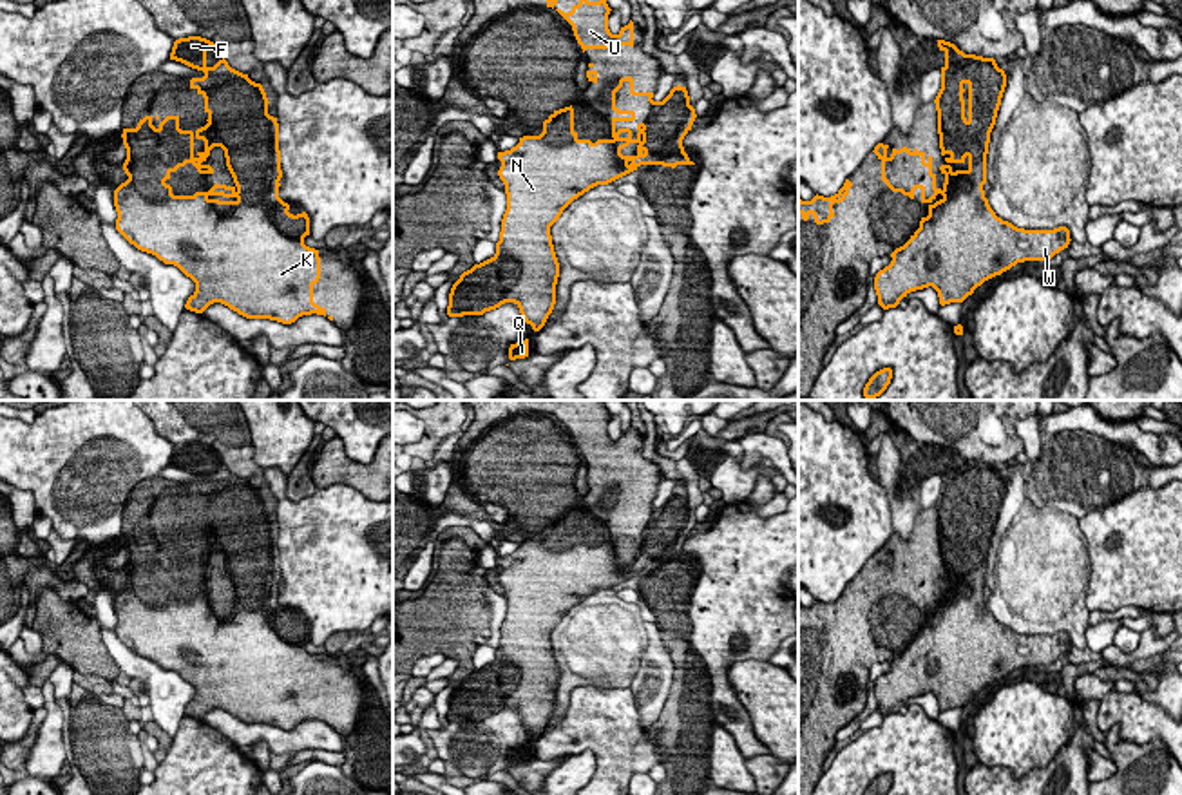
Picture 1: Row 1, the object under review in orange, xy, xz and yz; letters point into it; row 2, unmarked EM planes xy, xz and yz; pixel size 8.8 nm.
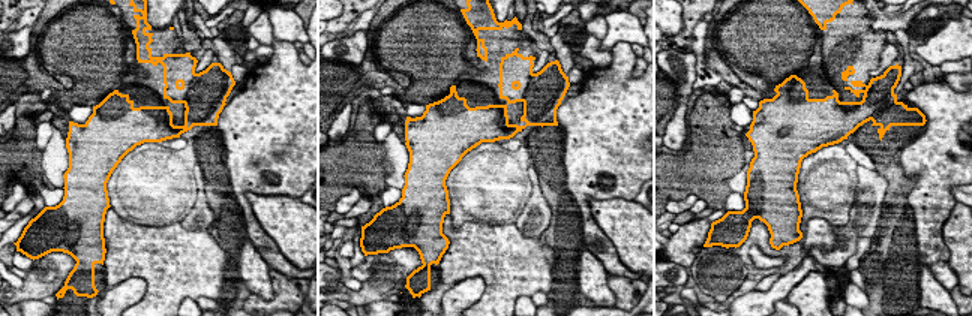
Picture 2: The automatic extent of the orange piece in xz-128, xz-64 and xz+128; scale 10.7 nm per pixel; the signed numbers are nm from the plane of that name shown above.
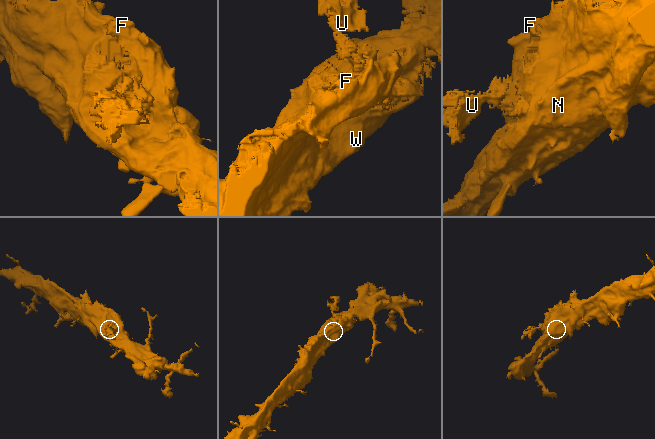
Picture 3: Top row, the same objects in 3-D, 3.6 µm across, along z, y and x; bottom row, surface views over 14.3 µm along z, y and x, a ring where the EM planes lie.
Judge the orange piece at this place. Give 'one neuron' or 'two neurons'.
two neurons

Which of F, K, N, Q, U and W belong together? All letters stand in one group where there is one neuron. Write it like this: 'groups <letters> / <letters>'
groups F K N Q W / U

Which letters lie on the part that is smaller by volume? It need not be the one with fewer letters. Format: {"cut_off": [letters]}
{"cut_off": ["U"]}

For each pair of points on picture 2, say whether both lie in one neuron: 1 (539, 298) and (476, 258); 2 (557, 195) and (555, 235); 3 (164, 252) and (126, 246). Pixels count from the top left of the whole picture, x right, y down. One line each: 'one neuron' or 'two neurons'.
1: two neurons
2: one neuron
3: one neuron

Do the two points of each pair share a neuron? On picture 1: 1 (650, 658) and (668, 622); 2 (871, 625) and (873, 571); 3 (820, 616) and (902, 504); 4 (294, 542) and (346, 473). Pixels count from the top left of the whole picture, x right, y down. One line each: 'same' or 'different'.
1: different
2: same
3: different
4: different

